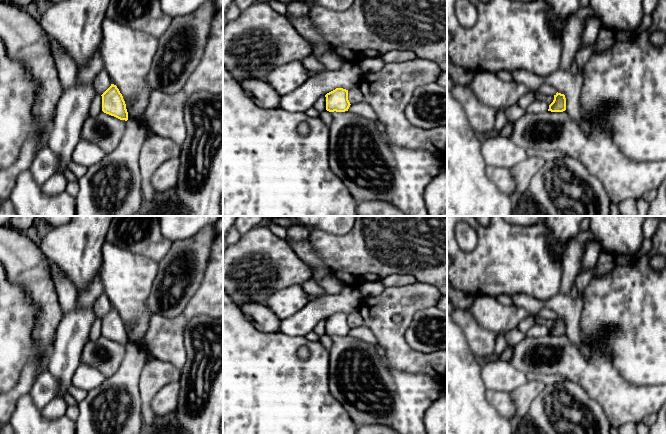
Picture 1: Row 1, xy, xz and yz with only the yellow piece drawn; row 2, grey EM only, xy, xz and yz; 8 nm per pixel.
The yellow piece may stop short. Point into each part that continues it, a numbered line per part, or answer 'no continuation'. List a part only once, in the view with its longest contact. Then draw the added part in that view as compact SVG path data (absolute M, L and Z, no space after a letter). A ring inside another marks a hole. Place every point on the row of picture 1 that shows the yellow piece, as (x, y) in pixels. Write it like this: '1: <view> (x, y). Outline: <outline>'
no continuation

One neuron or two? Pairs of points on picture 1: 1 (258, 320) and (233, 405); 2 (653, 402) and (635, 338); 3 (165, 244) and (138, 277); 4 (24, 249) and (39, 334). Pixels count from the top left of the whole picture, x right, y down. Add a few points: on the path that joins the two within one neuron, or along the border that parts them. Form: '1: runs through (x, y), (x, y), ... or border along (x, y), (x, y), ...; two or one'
1: border along (240, 310), (259, 330), (264, 332), (278, 331); two
2: border along (625, 379), (637, 385), (655, 385); two
3: border along (130, 250), (144, 255), (157, 263); two
4: runs through (30, 270), (44, 295), (44, 313); one

